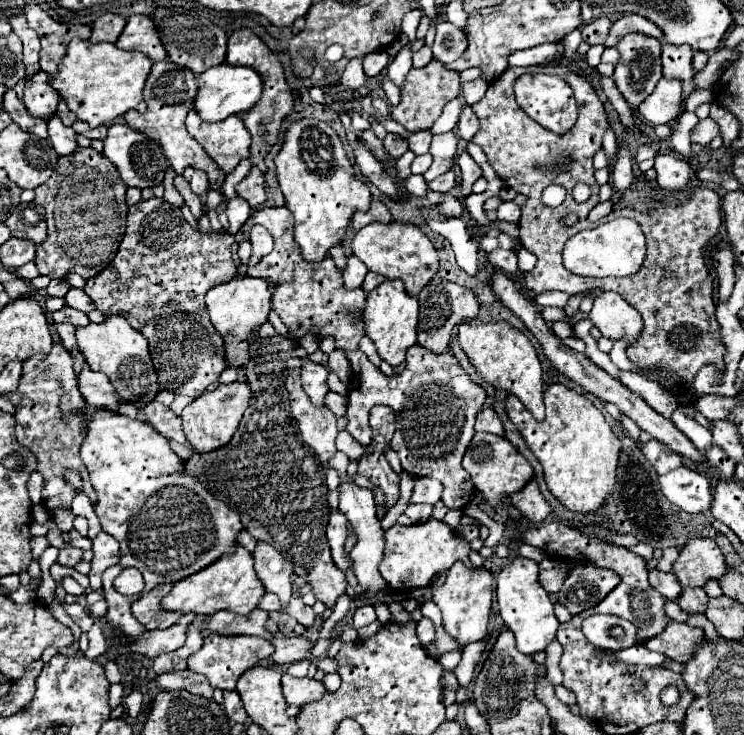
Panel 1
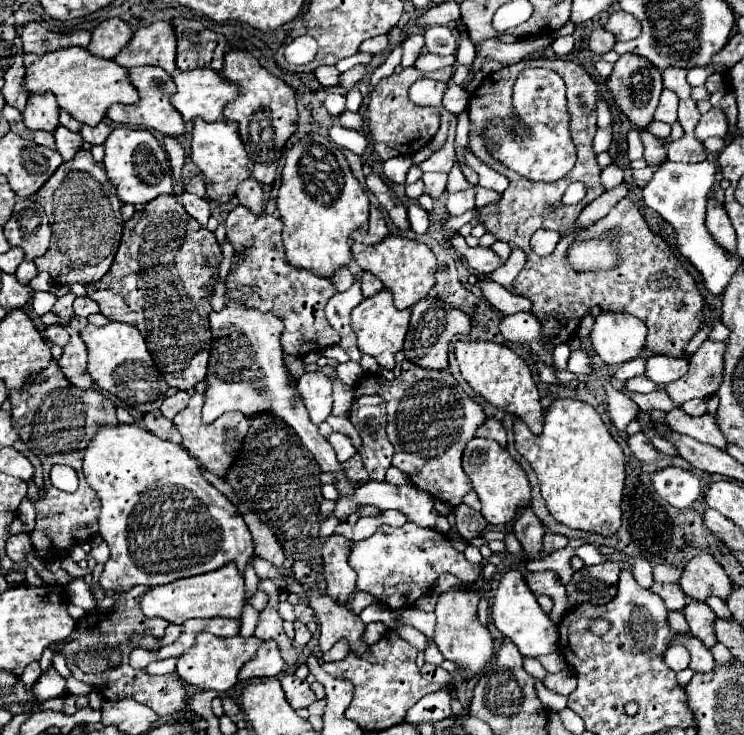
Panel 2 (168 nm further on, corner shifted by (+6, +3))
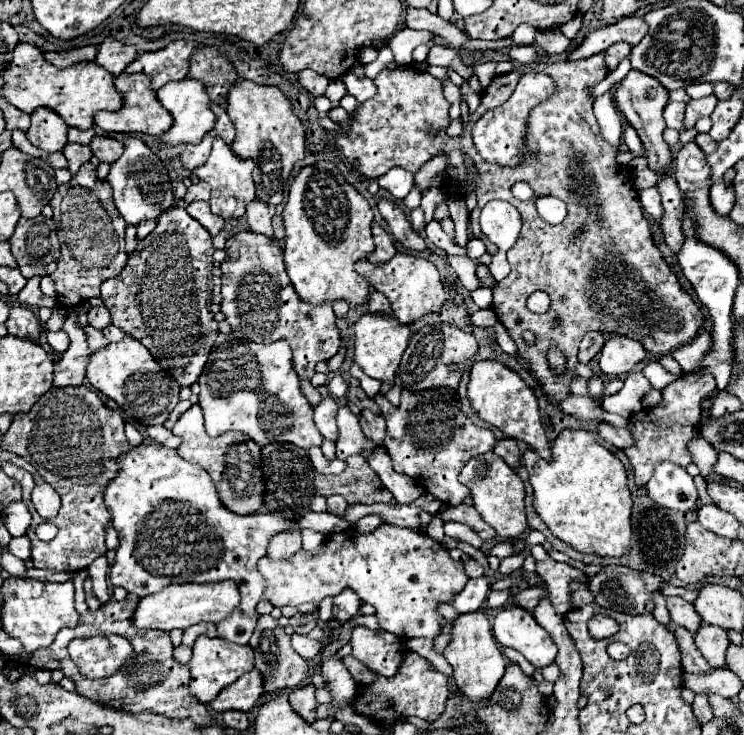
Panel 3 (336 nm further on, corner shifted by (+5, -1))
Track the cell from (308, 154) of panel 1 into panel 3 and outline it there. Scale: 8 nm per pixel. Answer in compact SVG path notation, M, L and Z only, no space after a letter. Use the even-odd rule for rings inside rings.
M322 160L300 170L290 186L282 218L286 226L286 272L300 300L308 304L346 300L354 308L366 304L370 286L354 270L354 264L366 260L374 252L370 232L372 208L366 198L344 180L332 162Z

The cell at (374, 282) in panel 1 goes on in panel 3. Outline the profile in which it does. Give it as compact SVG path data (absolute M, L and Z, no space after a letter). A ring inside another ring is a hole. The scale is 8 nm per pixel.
M372 290L370 302L368 302L368 312L370 314L392 314L388 300L380 292L374 292L374 290Z

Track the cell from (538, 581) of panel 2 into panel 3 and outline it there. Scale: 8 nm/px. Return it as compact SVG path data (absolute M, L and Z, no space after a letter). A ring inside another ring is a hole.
M526 588L526 590L522 590L522 592L514 598L514 604L520 606L520 608L524 608L524 610L528 610L528 612L532 612L532 610L536 608L542 592L544 592L542 588Z

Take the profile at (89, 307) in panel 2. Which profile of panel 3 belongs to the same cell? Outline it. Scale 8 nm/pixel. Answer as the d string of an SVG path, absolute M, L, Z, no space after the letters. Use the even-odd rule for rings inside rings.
M106 306L92 308L92 310L88 312L88 324L90 324L92 328L96 328L96 330L104 330L104 328L108 328L108 326L112 324L112 316L110 316L108 308L106 308Z

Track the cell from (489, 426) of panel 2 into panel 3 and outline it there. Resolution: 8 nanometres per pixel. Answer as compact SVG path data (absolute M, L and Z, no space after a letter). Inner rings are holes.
M500 440L500 442L496 442L494 452L496 452L512 470L518 470L518 466L520 466L520 462L522 462L522 450L518 448L518 442L514 442L514 440Z

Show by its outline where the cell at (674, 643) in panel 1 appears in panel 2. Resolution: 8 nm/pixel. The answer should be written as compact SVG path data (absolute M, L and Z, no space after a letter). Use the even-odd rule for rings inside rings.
M675 634L671 638L671 644L681 644L689 650L691 654L691 662L689 668L693 668L695 672L709 672L715 668L715 660L711 656L711 650L693 634Z

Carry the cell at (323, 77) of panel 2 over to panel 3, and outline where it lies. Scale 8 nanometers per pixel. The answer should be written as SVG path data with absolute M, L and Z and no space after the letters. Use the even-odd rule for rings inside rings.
M302 70L302 72L298 72L298 80L300 80L302 88L306 92L310 92L312 96L322 96L326 92L328 84L330 84L330 80L326 76L316 74L314 70Z

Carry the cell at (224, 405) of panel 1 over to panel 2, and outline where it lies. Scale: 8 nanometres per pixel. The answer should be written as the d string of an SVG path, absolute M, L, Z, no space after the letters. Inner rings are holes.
M193 394L187 408L183 408L175 418L173 424L177 426L177 430L183 436L183 446L189 450L189 454L193 454L195 458L199 458L199 462L213 472L215 476L225 476L225 468L229 468L237 456L237 452L241 450L241 442L247 434L249 428L249 420L241 414L241 412L225 412L223 416L219 416L215 422L211 424L203 424L201 422L201 408L205 402L205 394Z

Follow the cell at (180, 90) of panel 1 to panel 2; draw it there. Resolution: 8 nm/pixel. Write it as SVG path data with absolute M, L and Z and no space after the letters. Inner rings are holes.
M139 66L139 68L129 70L129 80L139 90L139 102L133 106L111 106L107 116L117 124L131 124L131 126L147 128L147 130L157 130L157 132L161 132L165 136L173 136L173 138L183 136L185 134L183 116L171 104L171 96L175 92L173 76L159 66Z

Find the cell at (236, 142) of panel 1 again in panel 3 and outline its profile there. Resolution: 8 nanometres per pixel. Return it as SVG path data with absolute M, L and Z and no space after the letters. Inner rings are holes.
M214 138L210 158L194 174L200 180L204 180L204 182L208 182L212 186L210 208L212 208L212 212L216 216L222 216L222 218L230 220L230 218L240 218L246 212L246 206L256 198L256 186L254 186L254 180L252 180L254 166L256 164L250 162L250 160L238 160L238 156L234 156L230 146L222 138Z

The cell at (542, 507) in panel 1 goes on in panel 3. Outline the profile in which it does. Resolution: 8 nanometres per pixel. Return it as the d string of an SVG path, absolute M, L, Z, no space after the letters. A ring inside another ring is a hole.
M532 546L532 556L536 558L536 572L546 580L550 600L556 608L556 612L562 616L566 610L572 608L572 596L570 596L570 584L582 582L588 584L588 576L582 570L576 570L572 566L564 566L556 560L552 560L542 546Z

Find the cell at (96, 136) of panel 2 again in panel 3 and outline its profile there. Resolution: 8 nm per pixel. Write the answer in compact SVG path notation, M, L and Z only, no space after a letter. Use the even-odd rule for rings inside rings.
M96 136L92 142L90 142L90 148L94 152L94 156L100 160L100 162L116 162L118 156L122 156L124 152L124 144L114 140L114 138L106 138L106 136Z

